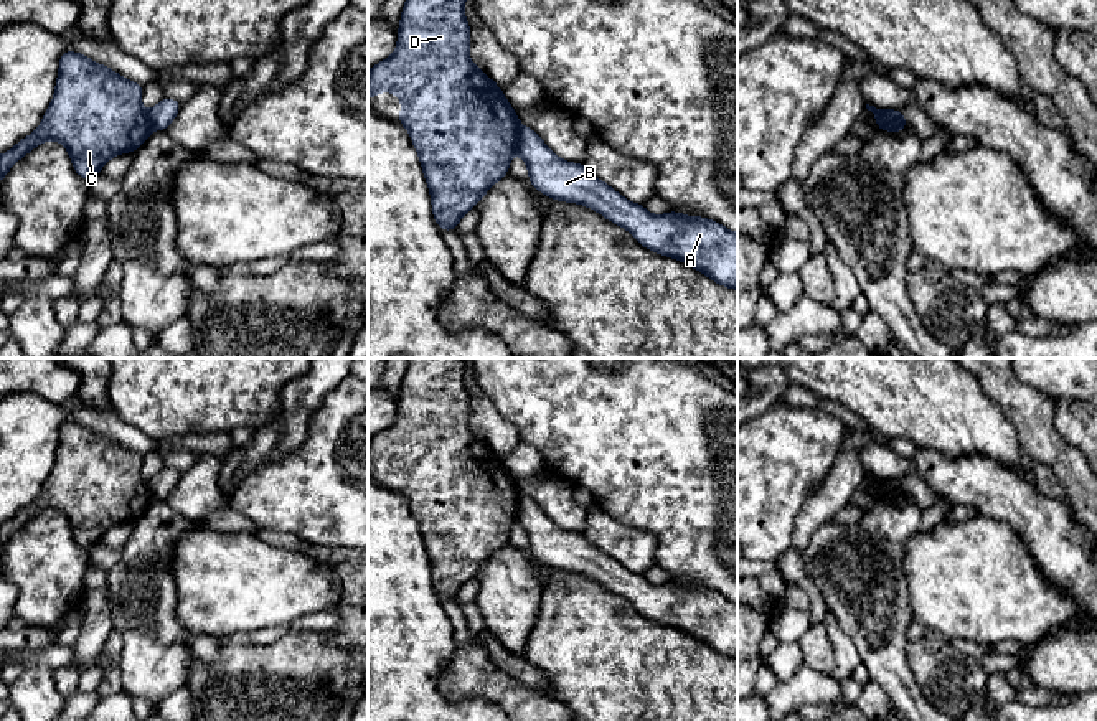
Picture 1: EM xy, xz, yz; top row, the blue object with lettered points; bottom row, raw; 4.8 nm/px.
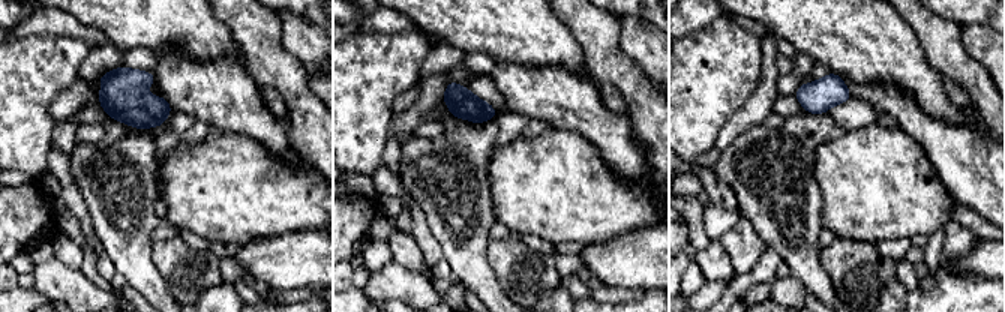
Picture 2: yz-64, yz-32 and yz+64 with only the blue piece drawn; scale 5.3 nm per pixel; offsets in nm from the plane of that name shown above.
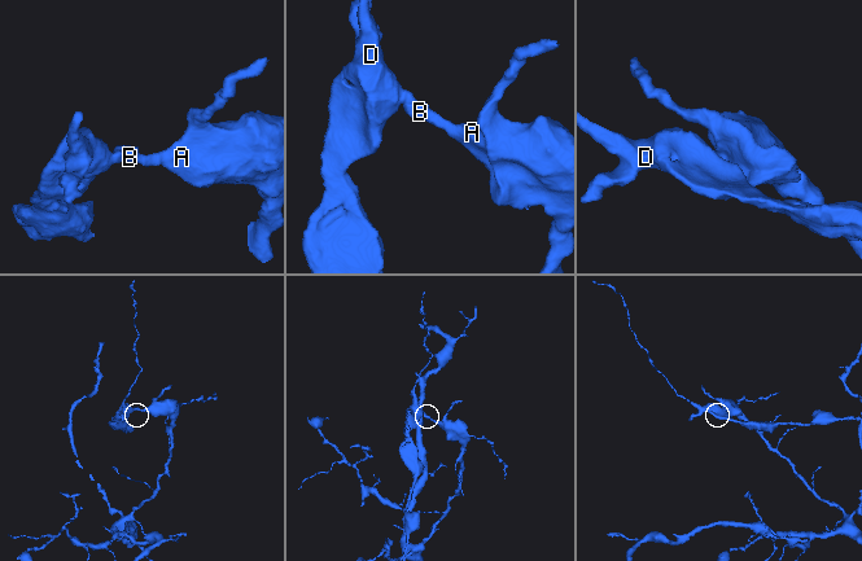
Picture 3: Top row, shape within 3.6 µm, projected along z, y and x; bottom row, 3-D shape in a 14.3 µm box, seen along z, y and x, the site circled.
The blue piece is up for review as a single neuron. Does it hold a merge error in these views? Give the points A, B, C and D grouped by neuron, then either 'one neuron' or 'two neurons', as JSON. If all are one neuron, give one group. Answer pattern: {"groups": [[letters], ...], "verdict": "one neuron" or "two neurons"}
{"groups": [["A", "B"], ["C", "D"]], "verdict": "two neurons"}

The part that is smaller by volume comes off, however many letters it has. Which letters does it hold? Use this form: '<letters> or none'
C, D

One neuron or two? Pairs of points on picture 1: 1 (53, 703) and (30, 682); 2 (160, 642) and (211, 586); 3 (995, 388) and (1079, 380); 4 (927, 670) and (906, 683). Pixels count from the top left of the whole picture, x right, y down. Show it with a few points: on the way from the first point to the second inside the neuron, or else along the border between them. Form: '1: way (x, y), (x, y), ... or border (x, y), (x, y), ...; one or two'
1: way (48, 700), (35, 687); one
2: border (174, 583), (175, 616), (192, 634); two
3: border (1015, 375), (1054, 401); two
4: border (908, 642), (906, 662), (911, 675), (931, 703); two

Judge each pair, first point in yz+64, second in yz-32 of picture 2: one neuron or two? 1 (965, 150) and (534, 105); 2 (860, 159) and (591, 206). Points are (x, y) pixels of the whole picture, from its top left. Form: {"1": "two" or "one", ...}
{"1": "one", "2": "one"}

